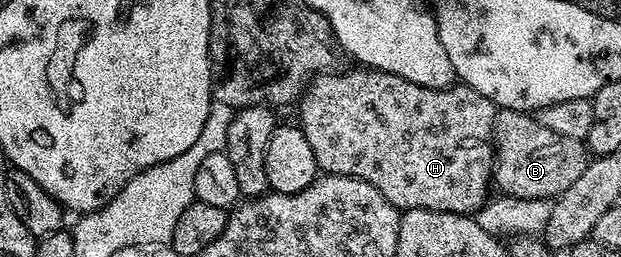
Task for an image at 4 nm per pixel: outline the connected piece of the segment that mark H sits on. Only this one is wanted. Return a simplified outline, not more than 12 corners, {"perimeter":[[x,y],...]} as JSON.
{"perimeter":[[325,72],[299,99],[325,174],[475,215],[498,107],[463,84]]}

